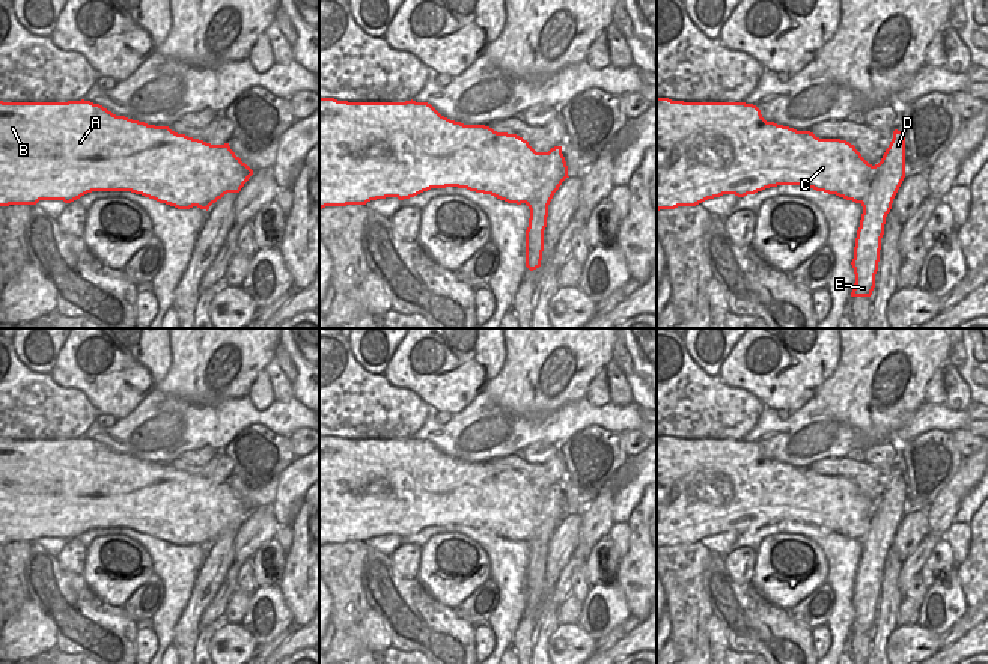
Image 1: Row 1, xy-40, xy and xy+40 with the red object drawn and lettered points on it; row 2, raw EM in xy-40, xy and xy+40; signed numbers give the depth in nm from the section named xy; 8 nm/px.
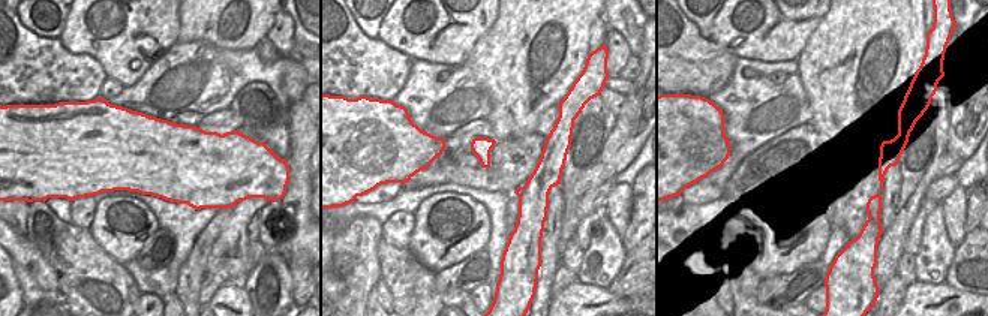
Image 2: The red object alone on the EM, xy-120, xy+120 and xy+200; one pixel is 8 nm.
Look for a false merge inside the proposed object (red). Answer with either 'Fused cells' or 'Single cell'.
Single cell

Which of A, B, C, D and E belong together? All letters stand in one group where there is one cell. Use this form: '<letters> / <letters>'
A B C D E

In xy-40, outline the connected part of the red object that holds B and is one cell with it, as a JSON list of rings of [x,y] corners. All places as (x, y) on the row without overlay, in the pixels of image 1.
[[[0,438],[0,544],[36,542],[39,538],[71,541],[92,528],[131,528],[178,547],[209,547],[227,530],[239,530],[253,507],[229,480],[211,482],[155,464],[116,453],[90,438],[3,440]]]

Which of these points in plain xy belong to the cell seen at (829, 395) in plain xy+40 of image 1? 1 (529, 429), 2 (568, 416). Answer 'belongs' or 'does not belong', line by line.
1: does not belong
2: does not belong

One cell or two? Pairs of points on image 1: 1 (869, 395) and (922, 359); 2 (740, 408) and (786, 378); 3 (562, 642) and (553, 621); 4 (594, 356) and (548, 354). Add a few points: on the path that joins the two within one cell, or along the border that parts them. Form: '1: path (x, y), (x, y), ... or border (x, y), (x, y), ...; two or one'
1: path (881, 380), (907, 354); one
2: border (725, 383), (750, 392), (765, 407); two
3: border (561, 624), (550, 636), (547, 648); two
4: path (583, 356), (559, 356); one

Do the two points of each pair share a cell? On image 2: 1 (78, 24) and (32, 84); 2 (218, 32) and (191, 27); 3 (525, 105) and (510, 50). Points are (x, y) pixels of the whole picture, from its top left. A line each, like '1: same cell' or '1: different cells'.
1: different cells
2: same cell
3: same cell

